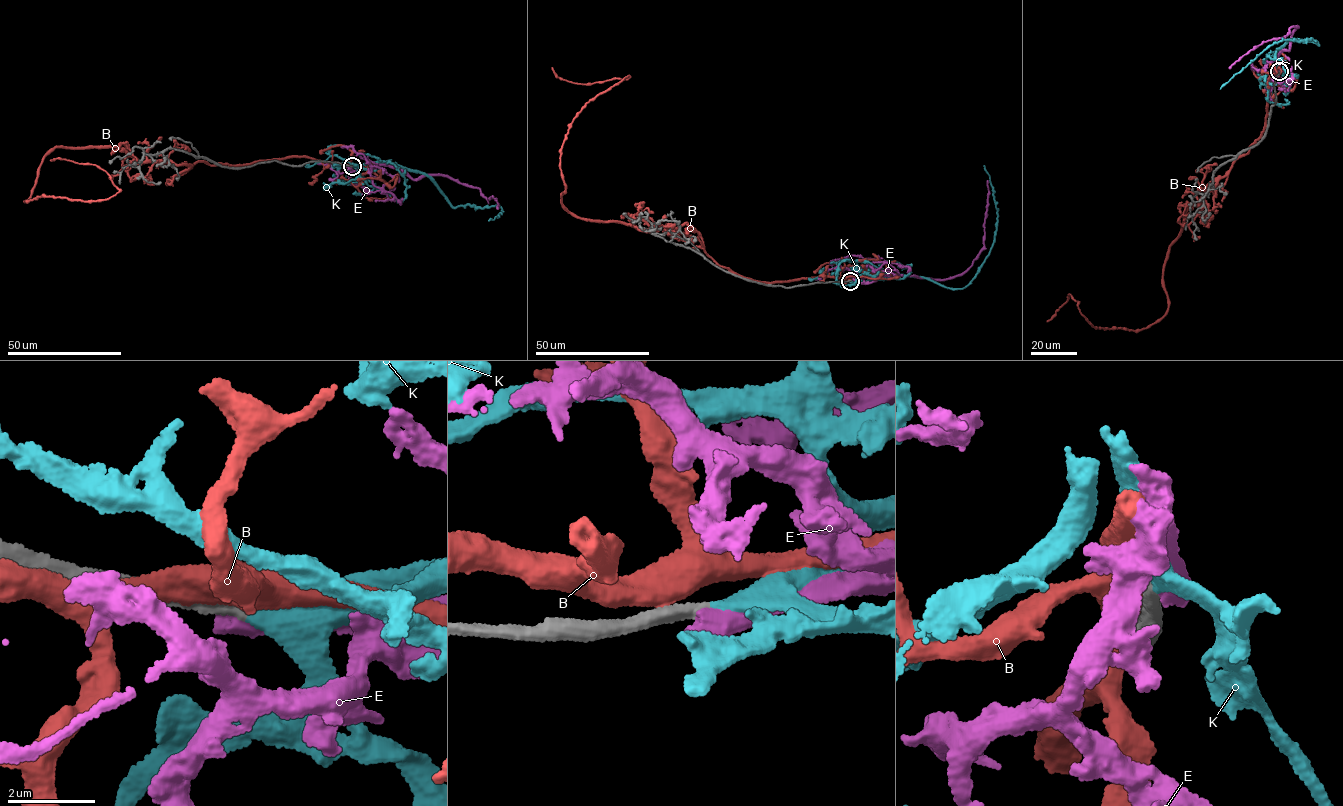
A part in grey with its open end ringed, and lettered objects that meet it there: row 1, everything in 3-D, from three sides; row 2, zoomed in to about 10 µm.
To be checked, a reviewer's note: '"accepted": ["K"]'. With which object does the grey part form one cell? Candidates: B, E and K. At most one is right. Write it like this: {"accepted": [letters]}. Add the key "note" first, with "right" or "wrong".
{"note": "right", "accepted": ["K"]}

